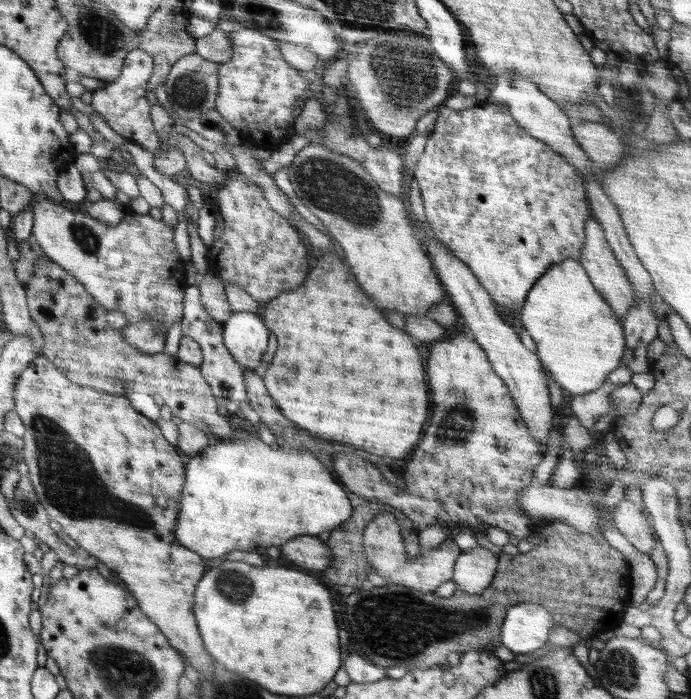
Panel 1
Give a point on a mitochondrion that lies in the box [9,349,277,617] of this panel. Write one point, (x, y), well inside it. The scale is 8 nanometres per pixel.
(70, 482)

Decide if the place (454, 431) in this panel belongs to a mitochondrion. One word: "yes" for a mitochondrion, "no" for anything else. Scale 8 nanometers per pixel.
yes

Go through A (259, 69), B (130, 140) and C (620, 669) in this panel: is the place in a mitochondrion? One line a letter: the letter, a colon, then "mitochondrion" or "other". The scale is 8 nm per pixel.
A: other
B: other
C: mitochondrion

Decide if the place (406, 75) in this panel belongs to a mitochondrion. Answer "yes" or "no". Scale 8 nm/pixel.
yes

